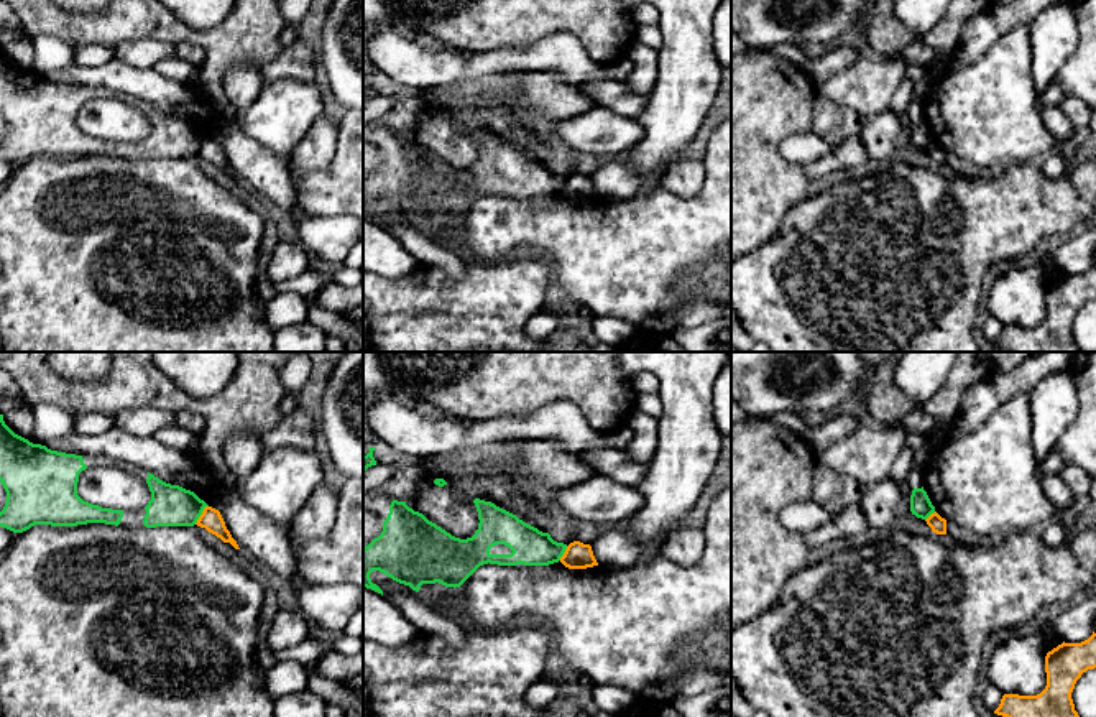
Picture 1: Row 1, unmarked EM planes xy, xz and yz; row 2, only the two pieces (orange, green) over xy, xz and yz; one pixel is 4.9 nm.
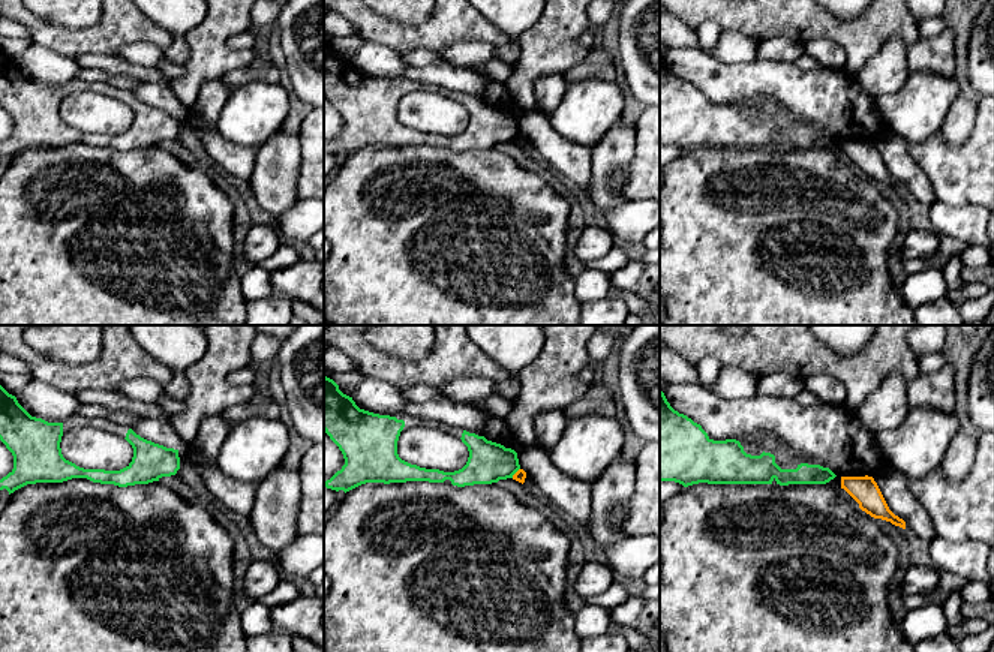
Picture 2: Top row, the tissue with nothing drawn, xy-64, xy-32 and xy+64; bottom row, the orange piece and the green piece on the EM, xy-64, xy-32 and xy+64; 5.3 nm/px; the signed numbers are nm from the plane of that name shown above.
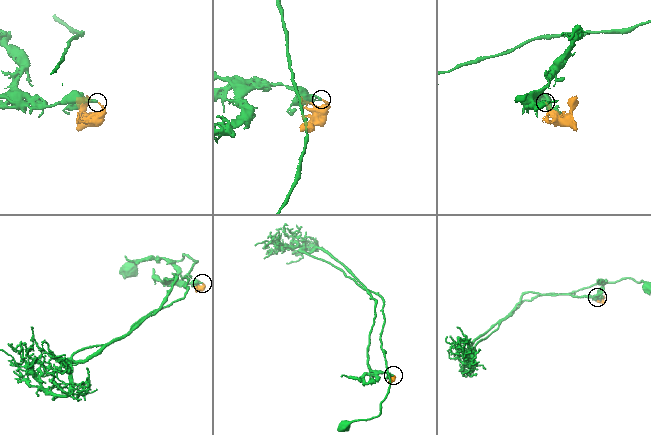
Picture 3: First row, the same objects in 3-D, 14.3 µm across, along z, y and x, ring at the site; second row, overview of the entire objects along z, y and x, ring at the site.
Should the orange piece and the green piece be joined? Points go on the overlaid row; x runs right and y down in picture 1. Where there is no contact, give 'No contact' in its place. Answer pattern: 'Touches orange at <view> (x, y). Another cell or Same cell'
Touches orange at xy (201, 515). Another cell

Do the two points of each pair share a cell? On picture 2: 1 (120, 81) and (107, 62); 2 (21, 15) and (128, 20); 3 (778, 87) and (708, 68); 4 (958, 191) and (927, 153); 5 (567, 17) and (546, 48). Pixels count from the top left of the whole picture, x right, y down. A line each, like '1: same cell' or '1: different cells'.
1: different cells
2: same cell
3: same cell
4: same cell
5: same cell

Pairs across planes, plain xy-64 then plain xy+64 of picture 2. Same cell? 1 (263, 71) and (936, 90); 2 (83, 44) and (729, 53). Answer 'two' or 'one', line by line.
1: two
2: two

